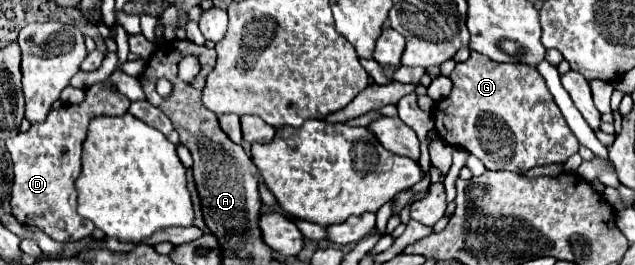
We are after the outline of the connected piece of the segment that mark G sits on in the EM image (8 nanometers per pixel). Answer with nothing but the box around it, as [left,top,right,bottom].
[432,52,578,174]

